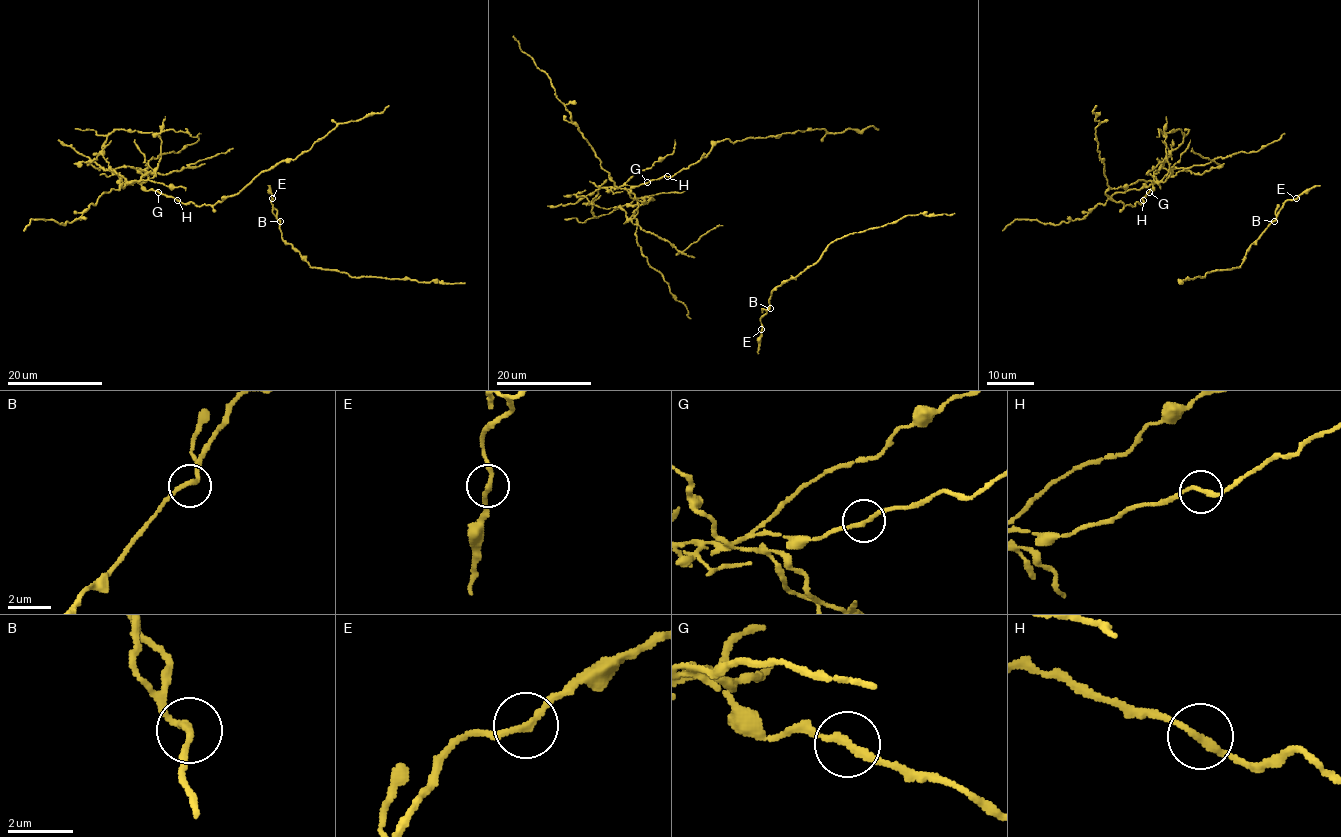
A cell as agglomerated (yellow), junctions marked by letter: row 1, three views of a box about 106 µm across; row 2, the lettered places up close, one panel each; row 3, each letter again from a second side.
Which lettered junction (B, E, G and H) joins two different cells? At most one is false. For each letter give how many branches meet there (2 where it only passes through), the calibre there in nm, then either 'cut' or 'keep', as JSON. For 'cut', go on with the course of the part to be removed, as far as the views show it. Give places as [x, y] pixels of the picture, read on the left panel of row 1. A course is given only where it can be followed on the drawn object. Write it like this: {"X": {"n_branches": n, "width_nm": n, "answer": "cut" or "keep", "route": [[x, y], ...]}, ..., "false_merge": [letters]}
{"B": {"n_branches": 2, "width_nm": 200, "answer": "keep"}, "E": {"n_branches": 2, "width_nm": 200, "answer": "keep"}, "G": {"n_branches": 2, "width_nm": 200, "answer": "cut", "route": [[158, 191], [127, 182], [104, 192], [81, 218], [65, 224], [31, 220], [23, 230]]}, "H": {"n_branches": 2, "width_nm": 200, "answer": "keep"}, "false_merge": ["G"]}

